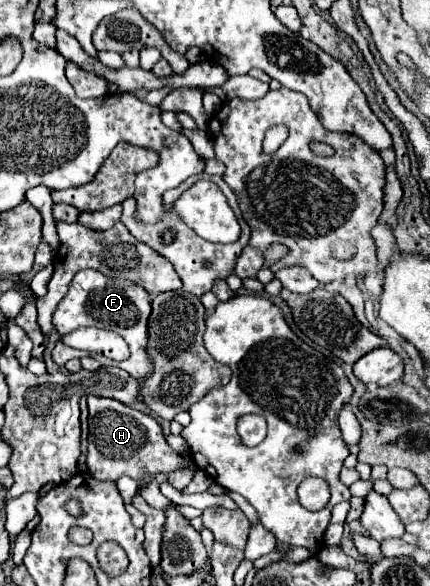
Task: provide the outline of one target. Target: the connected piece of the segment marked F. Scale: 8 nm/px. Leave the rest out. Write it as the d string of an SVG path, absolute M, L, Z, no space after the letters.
M82 269L74 275L68 295L60 301L60 305L54 313L54 327L60 335L66 335L68 331L74 331L78 327L104 327L104 329L118 333L130 347L130 359L126 359L126 363L116 363L112 359L104 359L104 356L98 356L96 359L102 365L122 367L124 371L130 373L130 377L134 377L138 381L138 387L142 389L144 379L148 375L152 375L152 371L154 371L152 359L146 355L148 317L152 311L150 301L152 301L150 293L136 283L128 283L126 279L108 277L94 269Z

